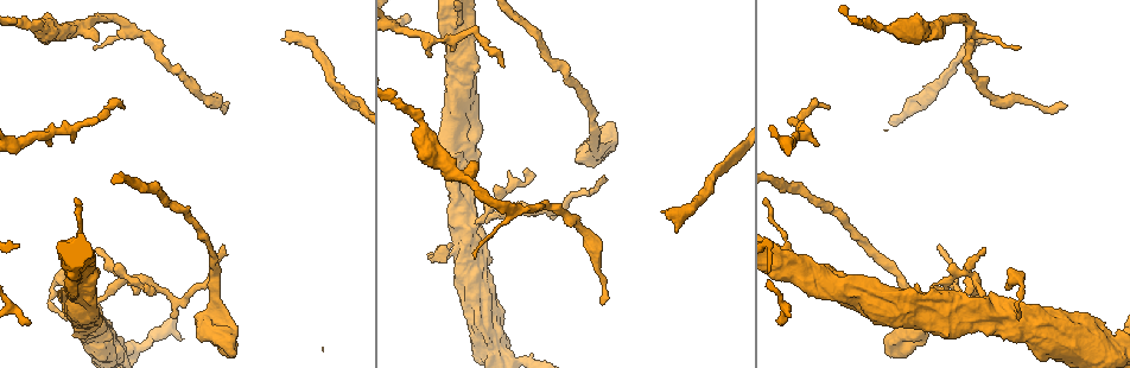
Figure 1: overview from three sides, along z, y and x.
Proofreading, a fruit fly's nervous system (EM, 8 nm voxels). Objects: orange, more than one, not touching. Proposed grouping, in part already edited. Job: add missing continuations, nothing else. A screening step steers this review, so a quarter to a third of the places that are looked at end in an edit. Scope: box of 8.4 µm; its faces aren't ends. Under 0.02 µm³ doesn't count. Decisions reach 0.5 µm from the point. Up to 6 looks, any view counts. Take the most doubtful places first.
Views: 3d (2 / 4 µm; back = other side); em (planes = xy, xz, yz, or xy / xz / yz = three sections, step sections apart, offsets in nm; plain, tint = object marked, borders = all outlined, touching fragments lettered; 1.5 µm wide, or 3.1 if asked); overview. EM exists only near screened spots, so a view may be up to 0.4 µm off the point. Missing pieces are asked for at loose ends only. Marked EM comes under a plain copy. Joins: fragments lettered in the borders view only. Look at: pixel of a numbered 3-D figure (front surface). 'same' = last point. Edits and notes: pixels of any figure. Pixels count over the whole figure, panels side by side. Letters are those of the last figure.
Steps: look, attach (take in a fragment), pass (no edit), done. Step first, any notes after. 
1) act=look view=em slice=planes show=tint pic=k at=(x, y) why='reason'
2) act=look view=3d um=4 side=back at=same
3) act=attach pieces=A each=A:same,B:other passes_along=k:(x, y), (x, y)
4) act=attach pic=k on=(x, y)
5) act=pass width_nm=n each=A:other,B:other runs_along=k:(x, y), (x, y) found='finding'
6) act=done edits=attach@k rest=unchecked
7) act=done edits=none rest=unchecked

act=look view=em slice=planes show=borders pic=1 at=(121, 108) why='tapers out'

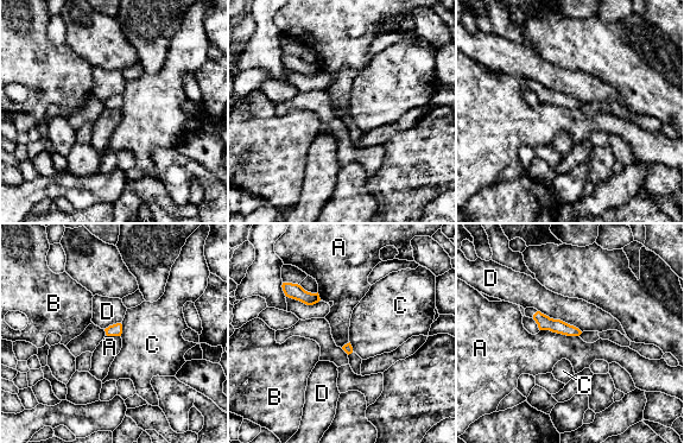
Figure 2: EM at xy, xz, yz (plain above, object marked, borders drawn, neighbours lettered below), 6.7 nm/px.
act=pass each=A:other,B:other,C:other,D:other runs_along=2:(537, 316), (545, 323), (576, 333) found='none of them fits'

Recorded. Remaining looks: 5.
act=look view=em slice=xy step=8 show=tint pic=1 at=(429, 57) why='an open end'

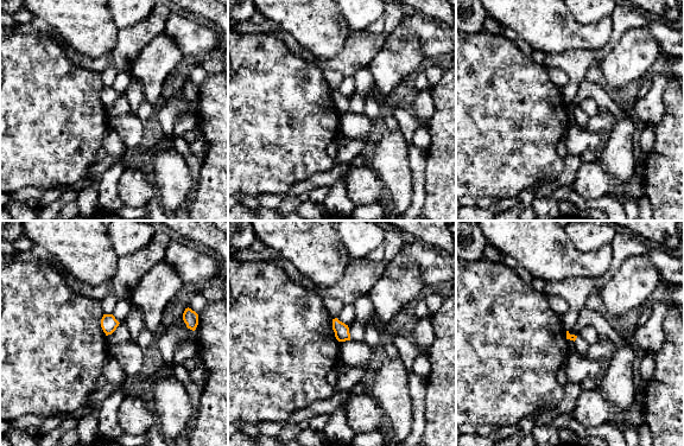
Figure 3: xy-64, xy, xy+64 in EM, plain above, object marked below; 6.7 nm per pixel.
act=look view=em slice=planes show=borders at=same why='cut it another way'

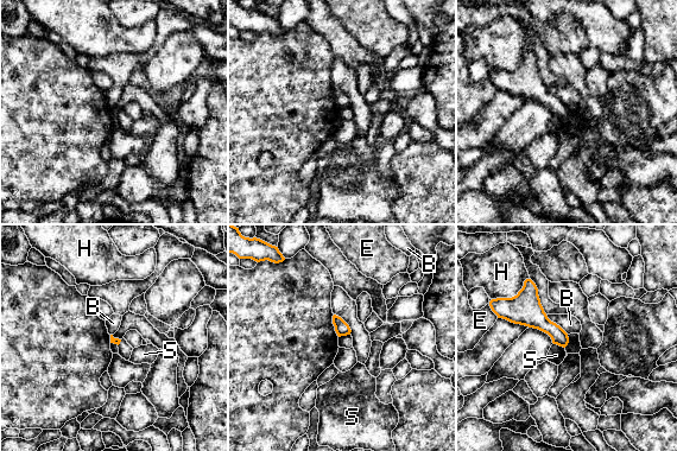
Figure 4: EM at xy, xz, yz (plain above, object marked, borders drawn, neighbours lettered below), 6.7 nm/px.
act=pass each=B:other,E:other,H:other,S:other border=4:(545, 315), (568, 334) found='no lettered fragment goes on from it'

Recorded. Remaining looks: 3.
act=look view=em slice=yz step=4 show=borders pic=1 at=(1018, 45) why='free end'

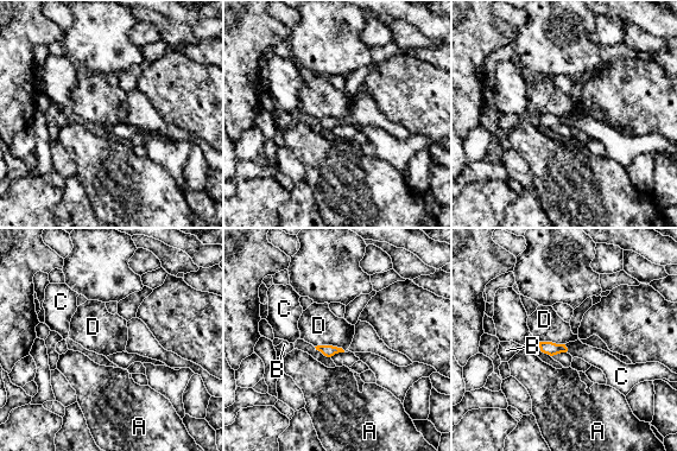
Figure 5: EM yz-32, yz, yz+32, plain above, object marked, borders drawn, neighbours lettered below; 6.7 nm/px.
act=look view=em slice=planes show=borders at=same why='another direction'

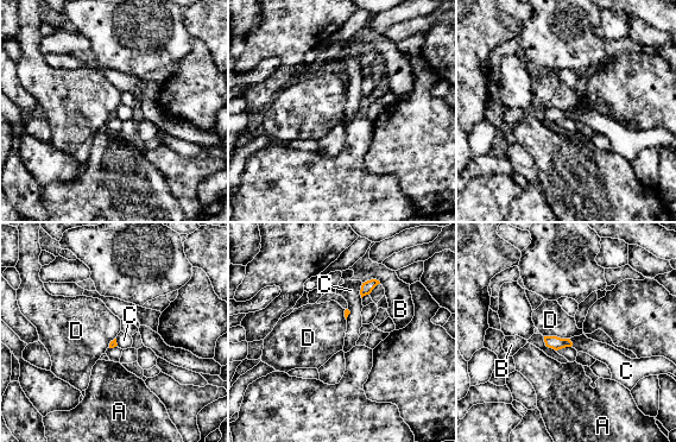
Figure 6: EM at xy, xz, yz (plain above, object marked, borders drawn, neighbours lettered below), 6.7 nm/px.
act=pass each=A:other,B:other,C:other,D:other border=6:(544, 335), (569, 339) found='none of them fits'

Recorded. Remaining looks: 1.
act=done edits=none rest=unchecked

